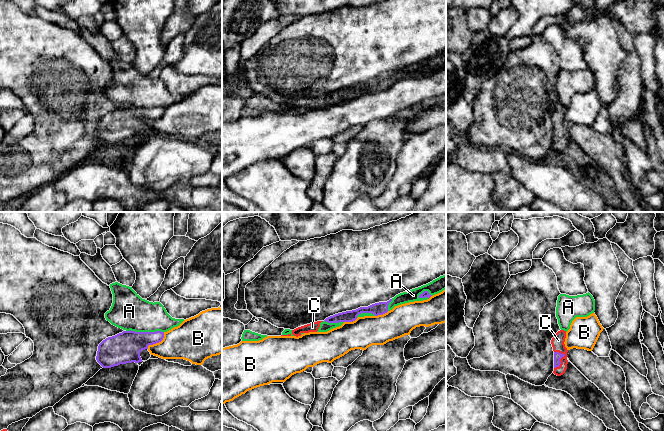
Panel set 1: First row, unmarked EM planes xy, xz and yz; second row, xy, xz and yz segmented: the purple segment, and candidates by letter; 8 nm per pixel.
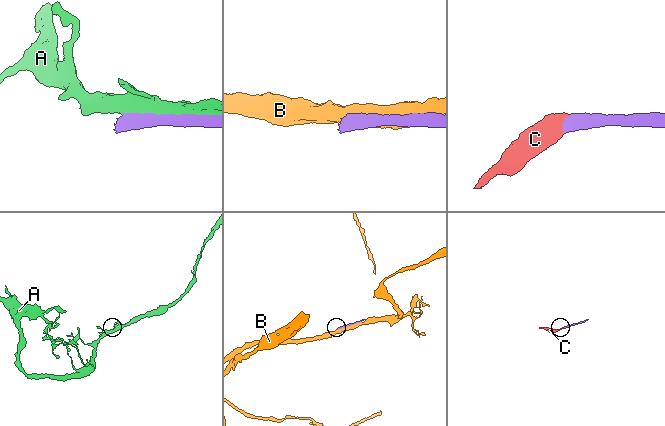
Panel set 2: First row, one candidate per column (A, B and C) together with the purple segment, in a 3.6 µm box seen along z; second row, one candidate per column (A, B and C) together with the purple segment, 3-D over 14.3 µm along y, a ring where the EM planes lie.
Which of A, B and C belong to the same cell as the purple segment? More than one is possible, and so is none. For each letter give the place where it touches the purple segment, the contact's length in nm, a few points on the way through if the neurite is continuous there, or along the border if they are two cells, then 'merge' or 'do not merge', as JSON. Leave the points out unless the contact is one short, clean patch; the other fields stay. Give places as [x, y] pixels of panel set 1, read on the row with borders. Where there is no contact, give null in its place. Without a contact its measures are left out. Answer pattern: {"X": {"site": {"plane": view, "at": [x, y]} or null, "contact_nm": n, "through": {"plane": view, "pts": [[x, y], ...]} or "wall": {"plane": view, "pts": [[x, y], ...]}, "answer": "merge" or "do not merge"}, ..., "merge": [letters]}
{"A": {"site": {"plane": "xy", "at": [145, 332]}, "contact_nm": 300, "answer": "do not merge"}, "B": {"site": {"plane": "xy", "at": [157, 342]}, "contact_nm": 190, "answer": "do not merge"}, "C": {"site": {"plane": "yz", "at": [560, 362]}, "contact_nm": 150, "through": {"plane": "yz", "pts": [[557, 356], [560, 362], [564, 355], [558, 340]]}, "answer": "merge"}, "merge": ["C"]}

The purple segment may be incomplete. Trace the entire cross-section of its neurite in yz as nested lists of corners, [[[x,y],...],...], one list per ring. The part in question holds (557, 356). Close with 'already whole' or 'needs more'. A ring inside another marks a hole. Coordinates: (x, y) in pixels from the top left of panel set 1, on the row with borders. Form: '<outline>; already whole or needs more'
[[[560,330],[552,338],[551,344],[554,351],[554,371],[557,376],[561,376],[567,369],[567,348],[565,347],[566,331]]]; needs more

